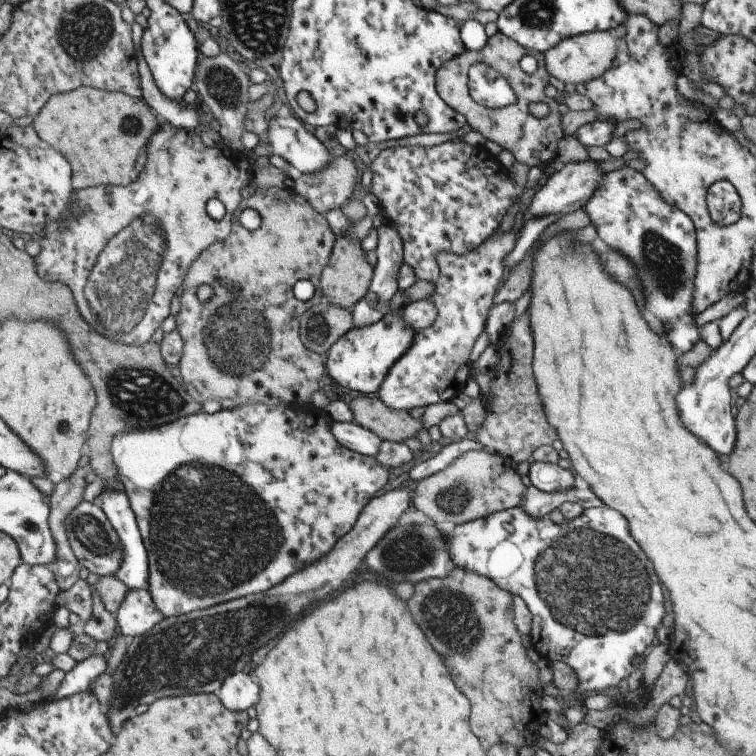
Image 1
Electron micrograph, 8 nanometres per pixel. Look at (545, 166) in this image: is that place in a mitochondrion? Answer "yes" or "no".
no

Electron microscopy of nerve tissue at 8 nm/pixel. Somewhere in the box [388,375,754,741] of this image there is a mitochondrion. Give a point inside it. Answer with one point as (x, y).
(592, 582)

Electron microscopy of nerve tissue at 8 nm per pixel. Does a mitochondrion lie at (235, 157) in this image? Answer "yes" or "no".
no

